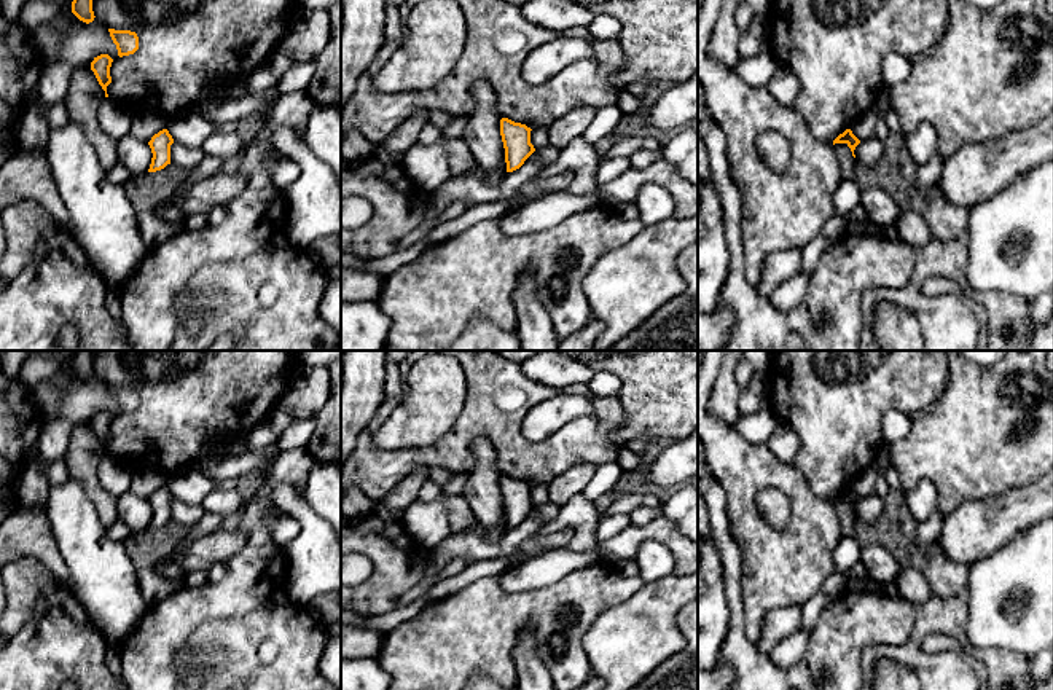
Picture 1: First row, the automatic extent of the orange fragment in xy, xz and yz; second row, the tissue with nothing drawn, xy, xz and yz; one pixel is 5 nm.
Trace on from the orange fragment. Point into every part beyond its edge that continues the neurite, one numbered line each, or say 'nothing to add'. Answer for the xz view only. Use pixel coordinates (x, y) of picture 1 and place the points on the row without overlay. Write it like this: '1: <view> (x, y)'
nothing to add

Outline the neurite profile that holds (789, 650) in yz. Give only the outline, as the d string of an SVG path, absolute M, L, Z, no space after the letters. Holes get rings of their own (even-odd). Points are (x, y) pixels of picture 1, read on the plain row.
M797 628L792 634L773 647L769 652L771 661L779 668L793 666L804 655L809 634L811 633L803 628Z

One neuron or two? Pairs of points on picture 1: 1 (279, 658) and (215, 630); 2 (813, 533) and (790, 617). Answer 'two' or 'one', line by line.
1: one
2: two

